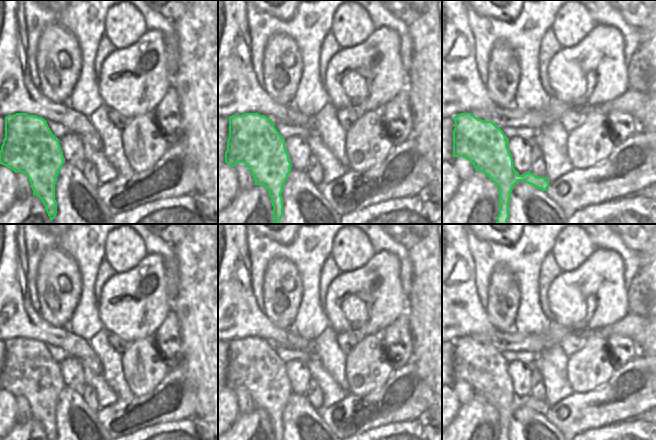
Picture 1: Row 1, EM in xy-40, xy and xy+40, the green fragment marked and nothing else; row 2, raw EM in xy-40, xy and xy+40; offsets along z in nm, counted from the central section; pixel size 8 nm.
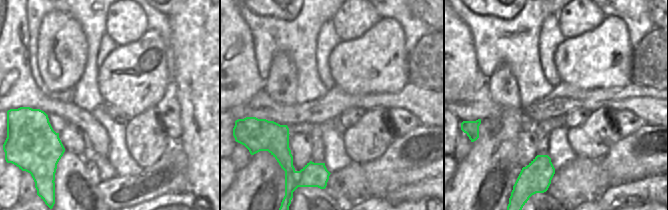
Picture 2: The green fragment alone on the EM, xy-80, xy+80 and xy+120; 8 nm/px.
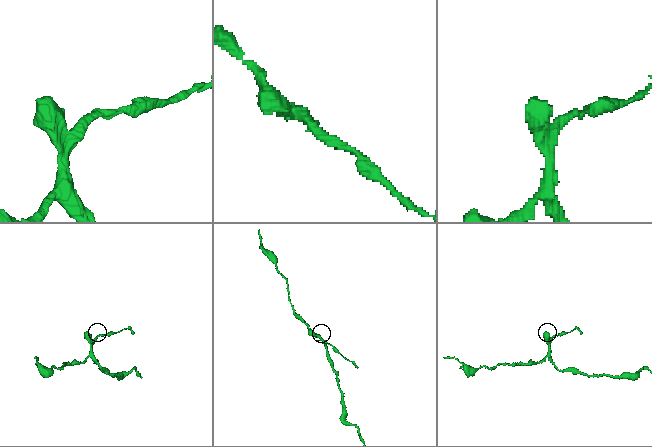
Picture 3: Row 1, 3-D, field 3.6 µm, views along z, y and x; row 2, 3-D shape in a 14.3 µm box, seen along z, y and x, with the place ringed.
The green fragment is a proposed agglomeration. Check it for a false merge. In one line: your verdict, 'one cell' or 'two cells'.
two cells

